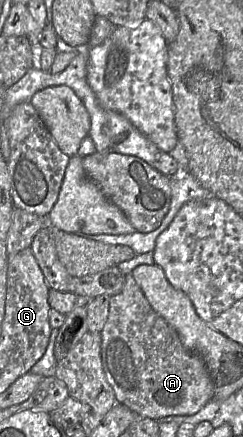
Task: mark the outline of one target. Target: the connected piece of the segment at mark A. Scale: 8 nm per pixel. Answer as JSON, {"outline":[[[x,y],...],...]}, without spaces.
{"outline":[[[131,273],[126,275],[122,291],[119,294],[110,297],[109,317],[101,332],[101,357],[106,378],[114,389],[117,402],[130,408],[139,417],[150,418],[153,420],[158,420],[167,416],[193,415],[201,410],[213,399],[214,395],[214,385],[202,358],[184,348],[176,330],[153,310]]]}

